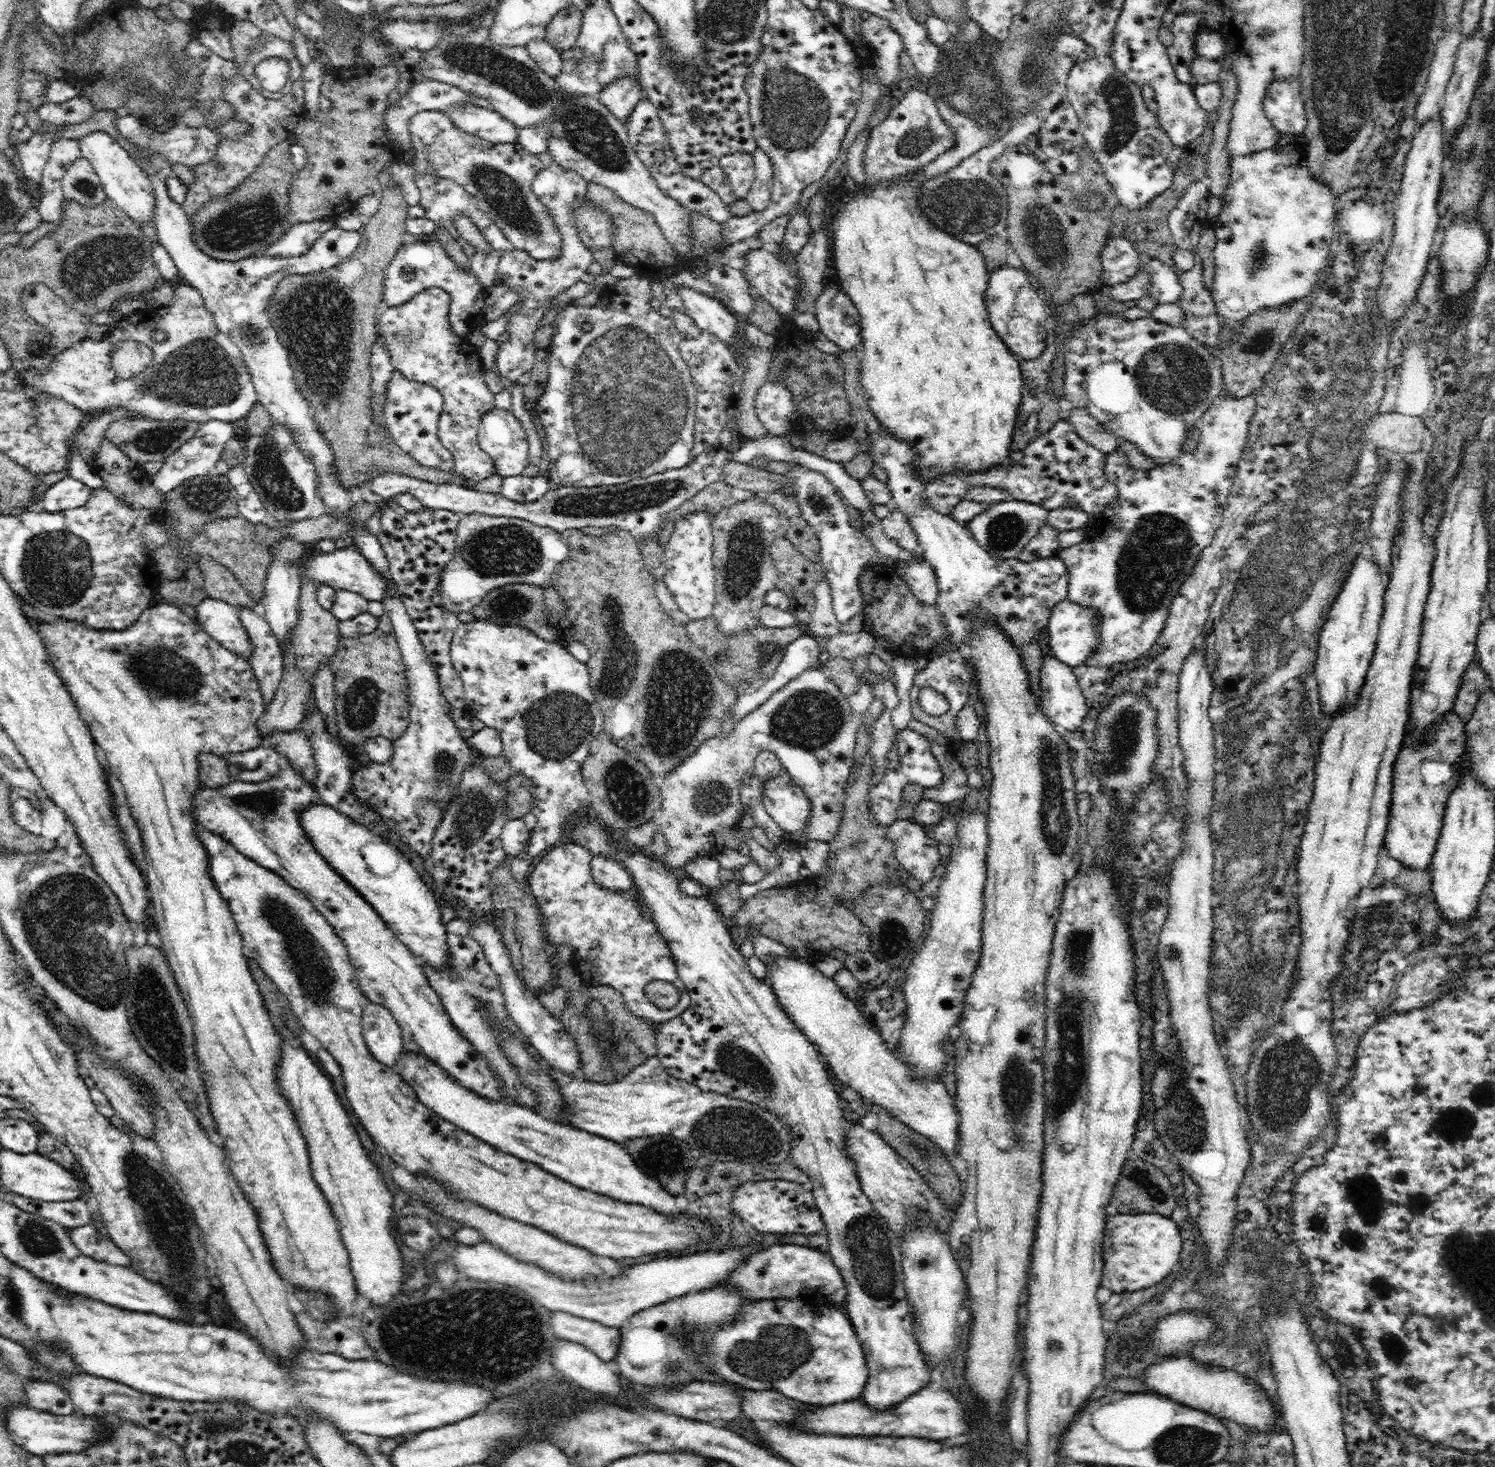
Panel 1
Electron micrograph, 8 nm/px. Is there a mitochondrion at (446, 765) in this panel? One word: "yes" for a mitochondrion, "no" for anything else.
yes

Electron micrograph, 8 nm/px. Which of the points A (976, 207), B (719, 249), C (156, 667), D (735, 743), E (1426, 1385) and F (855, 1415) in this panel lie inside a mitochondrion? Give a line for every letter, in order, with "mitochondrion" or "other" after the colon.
A: mitochondrion
B: other
C: mitochondrion
D: other
E: other
F: other

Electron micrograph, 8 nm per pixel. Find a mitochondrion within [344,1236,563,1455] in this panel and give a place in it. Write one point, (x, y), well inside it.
(514, 1324)

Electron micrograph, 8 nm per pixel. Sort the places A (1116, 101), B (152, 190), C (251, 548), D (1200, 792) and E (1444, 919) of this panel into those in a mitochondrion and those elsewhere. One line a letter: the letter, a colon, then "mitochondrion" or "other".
A: mitochondrion
B: other
C: other
D: other
E: other

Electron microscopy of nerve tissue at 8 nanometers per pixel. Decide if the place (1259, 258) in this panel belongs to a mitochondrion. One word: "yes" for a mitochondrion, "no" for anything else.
yes

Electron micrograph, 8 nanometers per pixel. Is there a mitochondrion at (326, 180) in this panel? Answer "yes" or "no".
no

